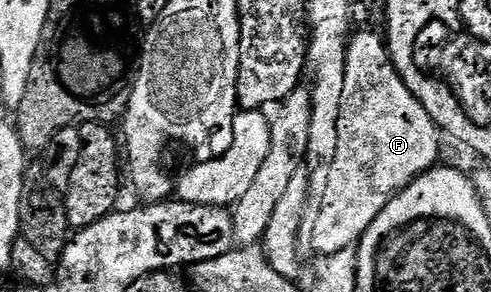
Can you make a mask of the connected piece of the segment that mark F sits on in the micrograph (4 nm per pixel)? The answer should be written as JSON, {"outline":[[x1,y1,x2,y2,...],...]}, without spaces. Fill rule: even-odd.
{"outline":[[361,30,348,39,345,72,337,126,337,150,329,170,321,214,313,231,312,251,321,253,321,256,333,255,356,245,390,199,419,175,432,169,440,159,441,132,396,72,380,33,377,35]]}

